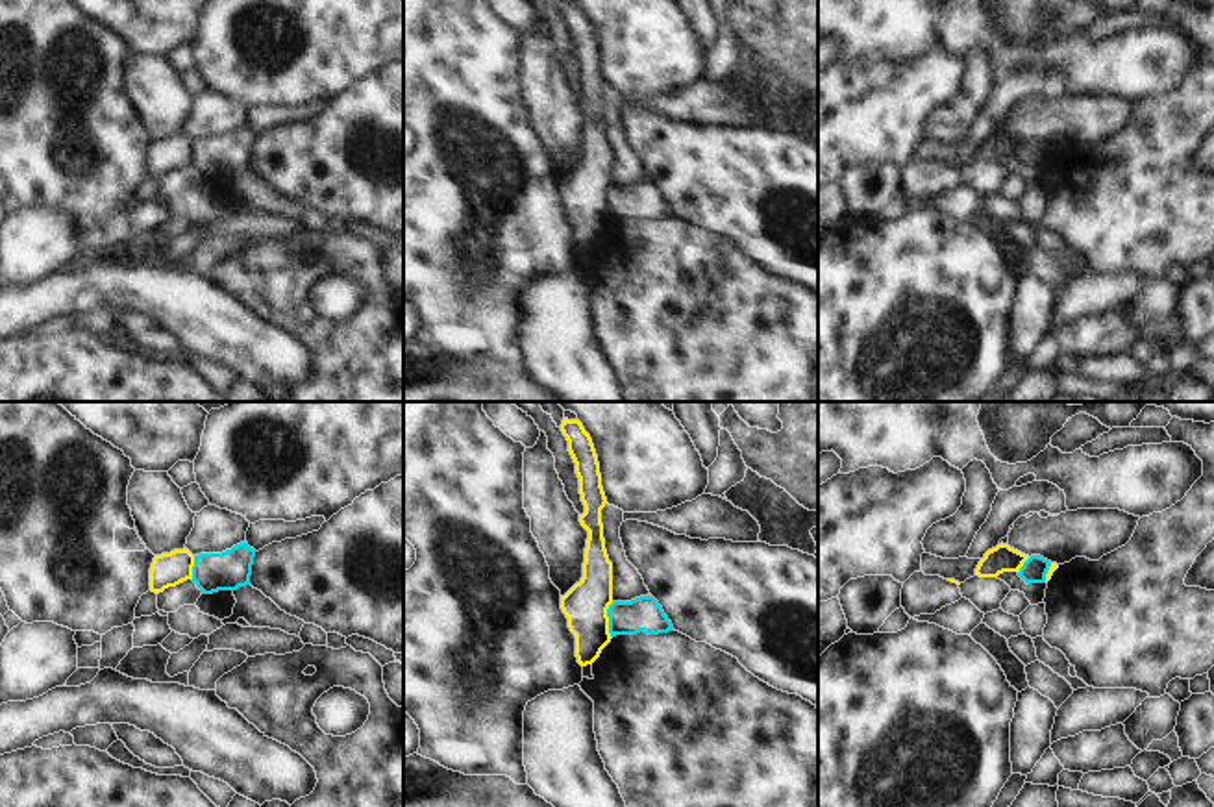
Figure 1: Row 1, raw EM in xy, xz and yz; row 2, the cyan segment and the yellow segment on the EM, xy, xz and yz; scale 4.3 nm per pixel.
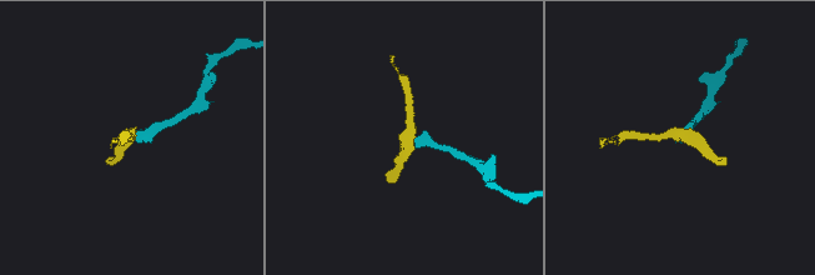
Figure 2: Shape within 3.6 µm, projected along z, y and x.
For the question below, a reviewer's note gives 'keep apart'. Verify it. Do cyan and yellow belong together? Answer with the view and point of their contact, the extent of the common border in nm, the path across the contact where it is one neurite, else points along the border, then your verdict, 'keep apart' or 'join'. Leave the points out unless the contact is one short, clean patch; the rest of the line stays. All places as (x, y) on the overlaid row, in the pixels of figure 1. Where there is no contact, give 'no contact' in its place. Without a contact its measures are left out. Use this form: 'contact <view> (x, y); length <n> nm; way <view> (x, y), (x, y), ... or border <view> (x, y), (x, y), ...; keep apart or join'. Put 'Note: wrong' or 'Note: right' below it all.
contact xz (609, 620); length 160 nm; border xz (613, 602), (607, 609), (607, 632), (611, 637); keep apart
Note: right

